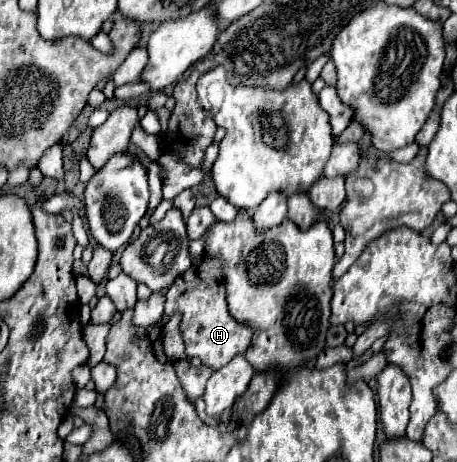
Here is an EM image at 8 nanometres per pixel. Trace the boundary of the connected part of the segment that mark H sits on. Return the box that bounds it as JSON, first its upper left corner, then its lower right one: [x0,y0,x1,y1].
[164,253,252,371]

